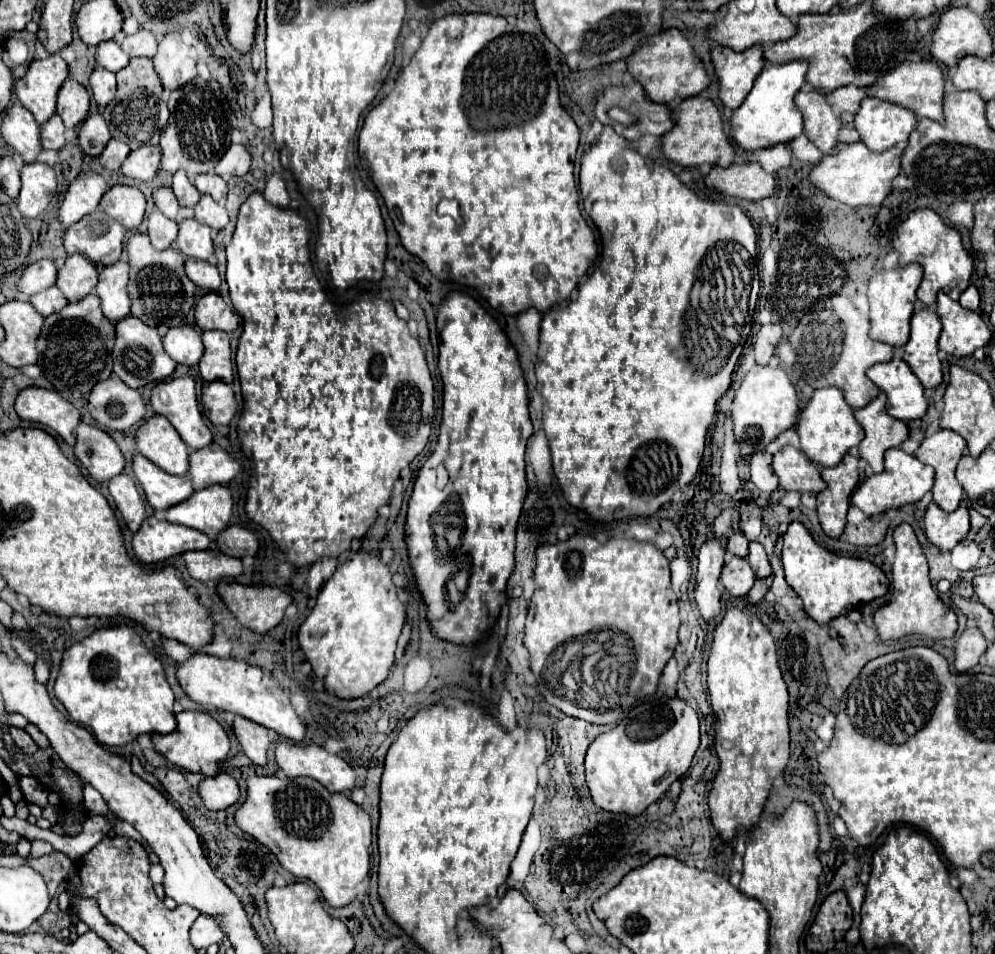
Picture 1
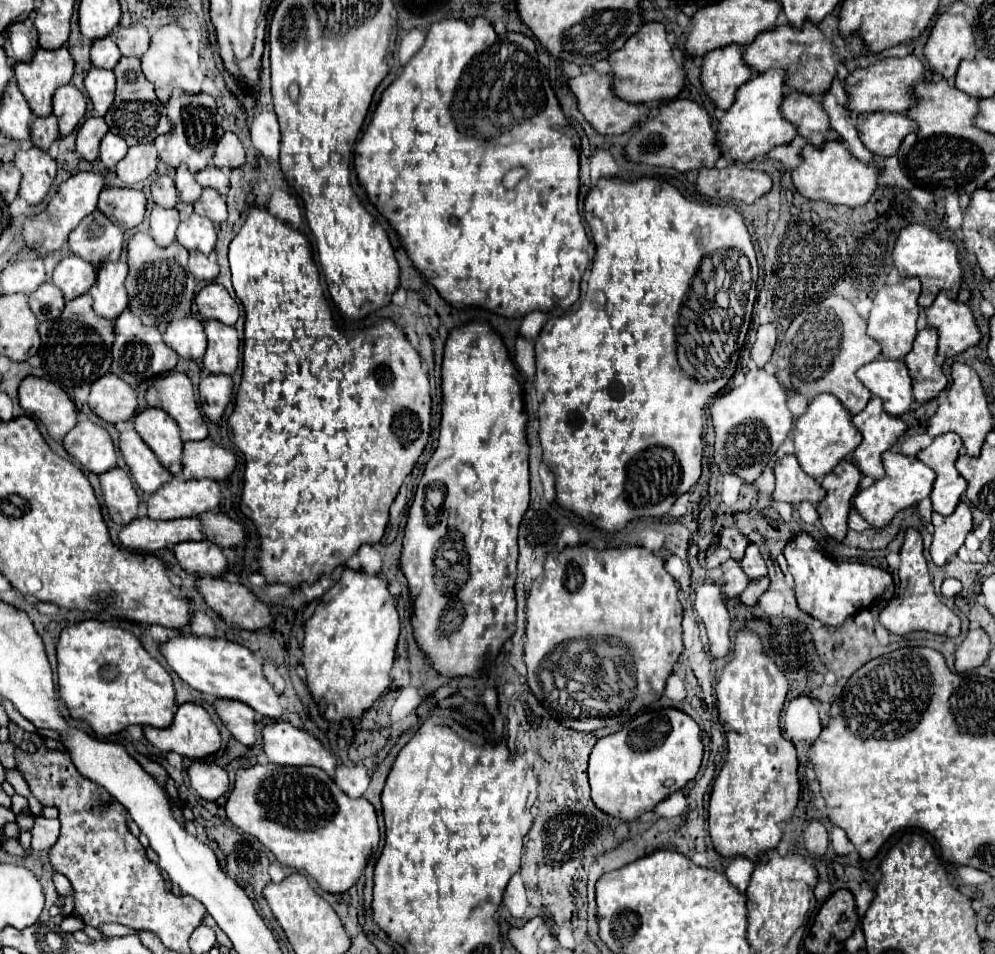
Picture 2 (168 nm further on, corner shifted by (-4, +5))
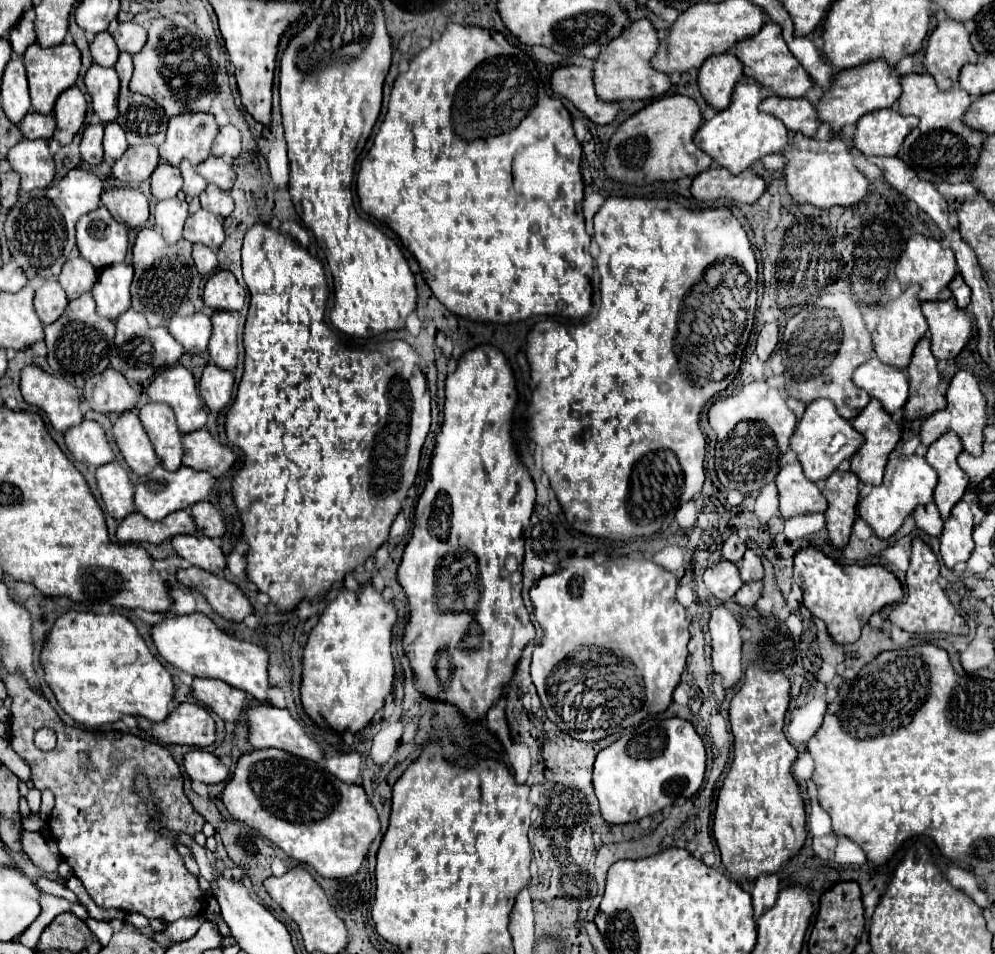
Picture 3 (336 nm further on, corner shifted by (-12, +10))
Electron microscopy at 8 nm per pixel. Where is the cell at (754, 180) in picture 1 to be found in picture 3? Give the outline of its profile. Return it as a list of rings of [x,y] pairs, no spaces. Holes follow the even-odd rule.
[[[711,167],[693,179],[691,193],[699,201],[729,199],[739,203],[755,203],[763,195],[765,187],[765,179],[755,175],[751,169],[733,175],[725,167]]]

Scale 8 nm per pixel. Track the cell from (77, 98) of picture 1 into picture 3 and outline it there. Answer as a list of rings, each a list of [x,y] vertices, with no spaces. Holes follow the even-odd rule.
[[[73,85],[55,103],[55,119],[59,127],[55,129],[55,139],[61,141],[63,145],[71,143],[71,139],[81,129],[85,115],[87,115],[85,95],[79,91],[77,85]]]

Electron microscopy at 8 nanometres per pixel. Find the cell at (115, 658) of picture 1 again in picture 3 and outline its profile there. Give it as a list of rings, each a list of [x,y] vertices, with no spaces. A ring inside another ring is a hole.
[[[65,613],[45,641],[41,663],[59,707],[87,729],[101,729],[125,715],[141,715],[159,723],[171,713],[173,677],[149,651],[137,627],[121,613]]]

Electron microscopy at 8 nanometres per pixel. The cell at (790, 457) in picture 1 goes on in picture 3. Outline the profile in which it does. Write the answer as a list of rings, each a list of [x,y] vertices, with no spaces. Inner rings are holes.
[[[799,461],[781,467],[775,483],[781,499],[781,517],[789,519],[799,513],[823,513],[827,509],[827,499],[813,481],[807,481]]]

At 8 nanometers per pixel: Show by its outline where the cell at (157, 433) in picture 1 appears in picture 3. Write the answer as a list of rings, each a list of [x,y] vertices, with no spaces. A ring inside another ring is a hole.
[[[147,403],[139,409],[139,419],[155,447],[157,457],[161,459],[161,467],[167,471],[177,471],[185,451],[173,409],[163,403]]]

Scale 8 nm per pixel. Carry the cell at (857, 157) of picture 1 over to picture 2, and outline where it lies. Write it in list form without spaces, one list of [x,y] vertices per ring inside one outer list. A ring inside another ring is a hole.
[[[827,140],[823,148],[805,146],[801,150],[803,162],[791,172],[791,182],[795,190],[809,200],[823,200],[827,204],[843,206],[863,206],[877,188],[877,176],[881,174],[875,166],[863,166],[841,140]]]

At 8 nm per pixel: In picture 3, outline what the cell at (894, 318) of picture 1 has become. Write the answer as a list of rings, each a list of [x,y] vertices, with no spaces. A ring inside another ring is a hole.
[[[911,285],[897,299],[889,301],[881,309],[877,329],[873,331],[873,345],[875,345],[877,357],[887,365],[905,369],[913,357],[913,349],[915,349],[917,341],[921,337],[925,337],[925,333],[927,333],[927,321],[923,317],[921,301],[917,299],[917,293],[919,293],[919,285]]]

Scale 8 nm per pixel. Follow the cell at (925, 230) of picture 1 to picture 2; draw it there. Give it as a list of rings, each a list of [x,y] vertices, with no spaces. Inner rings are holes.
[[[909,224],[907,228],[903,228],[899,232],[899,238],[897,238],[897,244],[893,250],[893,264],[901,278],[919,278],[921,280],[921,296],[917,300],[921,308],[931,306],[937,292],[945,292],[951,300],[957,298],[961,280],[963,280],[963,268],[959,264],[957,246],[949,238],[935,234],[927,226]]]

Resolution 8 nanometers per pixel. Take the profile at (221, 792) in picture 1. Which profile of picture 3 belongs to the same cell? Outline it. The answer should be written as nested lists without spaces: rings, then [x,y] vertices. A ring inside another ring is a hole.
[[[193,749],[185,755],[185,771],[193,781],[207,785],[227,781],[229,777],[229,769],[221,763],[221,759],[203,749]]]

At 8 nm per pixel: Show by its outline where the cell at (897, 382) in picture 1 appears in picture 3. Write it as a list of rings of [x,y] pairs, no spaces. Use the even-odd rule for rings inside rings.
[[[877,357],[857,367],[853,381],[871,397],[879,399],[889,413],[903,409],[903,405],[909,399],[909,379],[905,369],[889,367],[881,363]]]

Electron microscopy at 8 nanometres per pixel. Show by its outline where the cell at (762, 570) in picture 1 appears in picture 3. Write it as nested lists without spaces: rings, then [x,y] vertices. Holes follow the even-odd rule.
[[[747,549],[745,557],[741,561],[741,579],[745,583],[749,583],[749,581],[759,581],[763,577],[765,577],[765,571],[763,571],[761,557],[753,549]]]

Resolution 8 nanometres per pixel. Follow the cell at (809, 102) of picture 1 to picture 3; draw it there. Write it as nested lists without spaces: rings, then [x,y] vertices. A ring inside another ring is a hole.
[[[767,97],[761,105],[761,111],[775,115],[785,123],[789,131],[799,131],[805,137],[813,137],[821,125],[815,105],[807,97]]]

